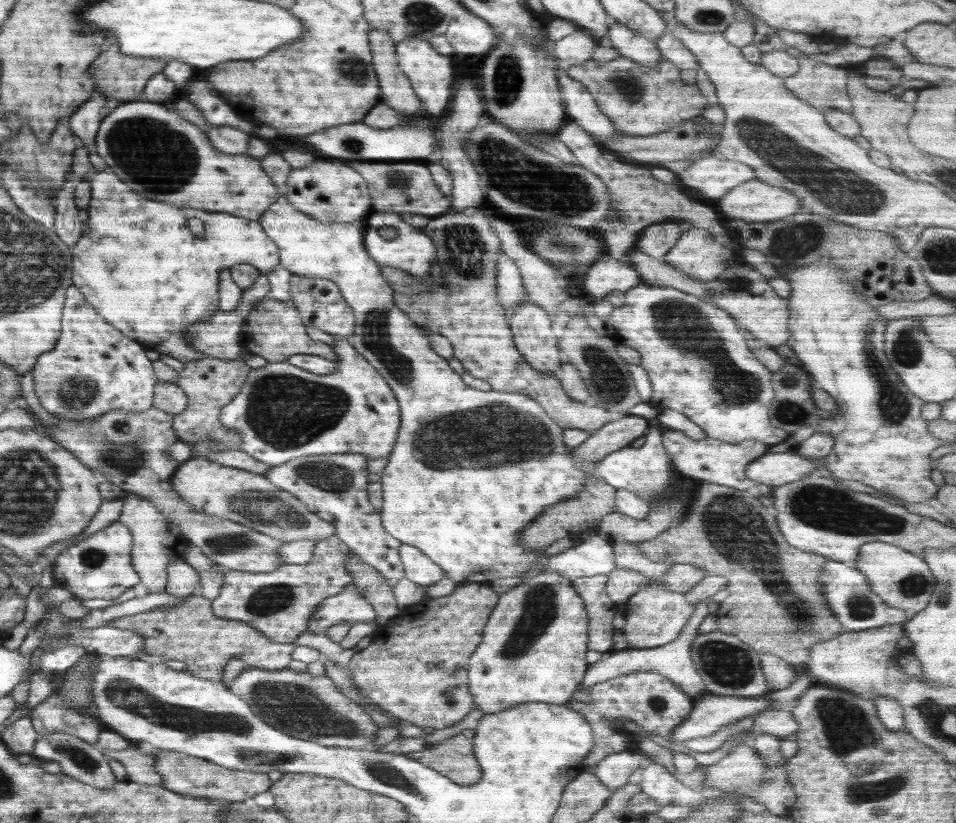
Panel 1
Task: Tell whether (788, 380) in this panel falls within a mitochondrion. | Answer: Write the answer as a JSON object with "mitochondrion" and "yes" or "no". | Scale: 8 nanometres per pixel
{"mitochondrion":"yes"}

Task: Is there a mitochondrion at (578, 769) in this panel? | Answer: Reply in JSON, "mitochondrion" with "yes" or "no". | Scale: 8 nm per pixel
{"mitochondrion":"no"}

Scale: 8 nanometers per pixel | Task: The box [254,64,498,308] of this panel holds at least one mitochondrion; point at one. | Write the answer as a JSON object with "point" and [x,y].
{"point":[466,251]}

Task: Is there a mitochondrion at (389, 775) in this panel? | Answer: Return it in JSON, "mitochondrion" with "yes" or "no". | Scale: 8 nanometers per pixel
{"mitochondrion":"yes"}

